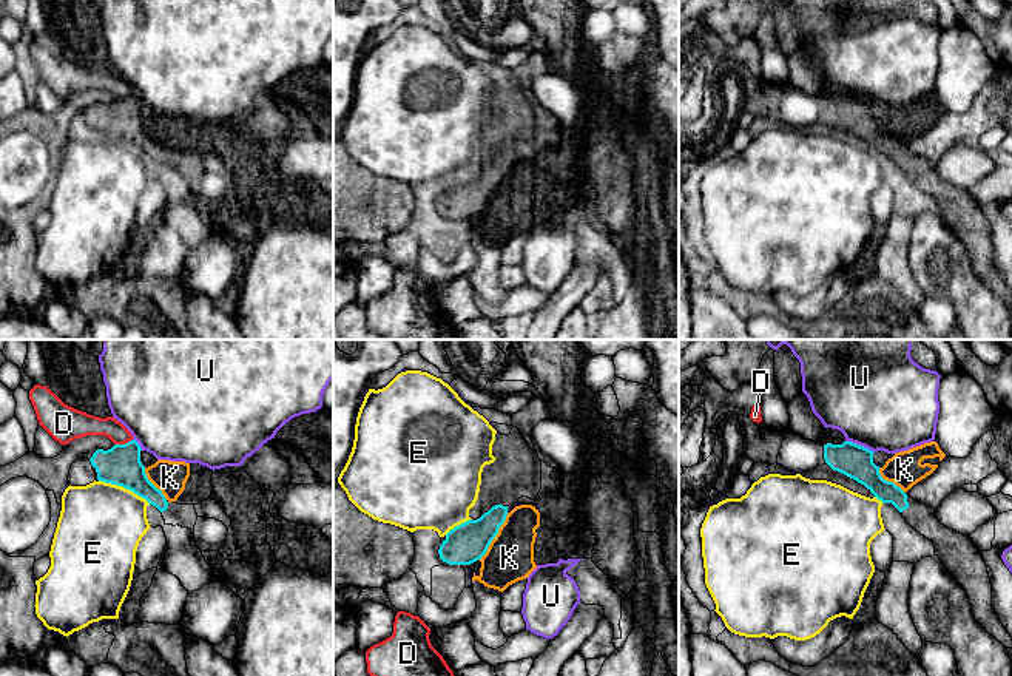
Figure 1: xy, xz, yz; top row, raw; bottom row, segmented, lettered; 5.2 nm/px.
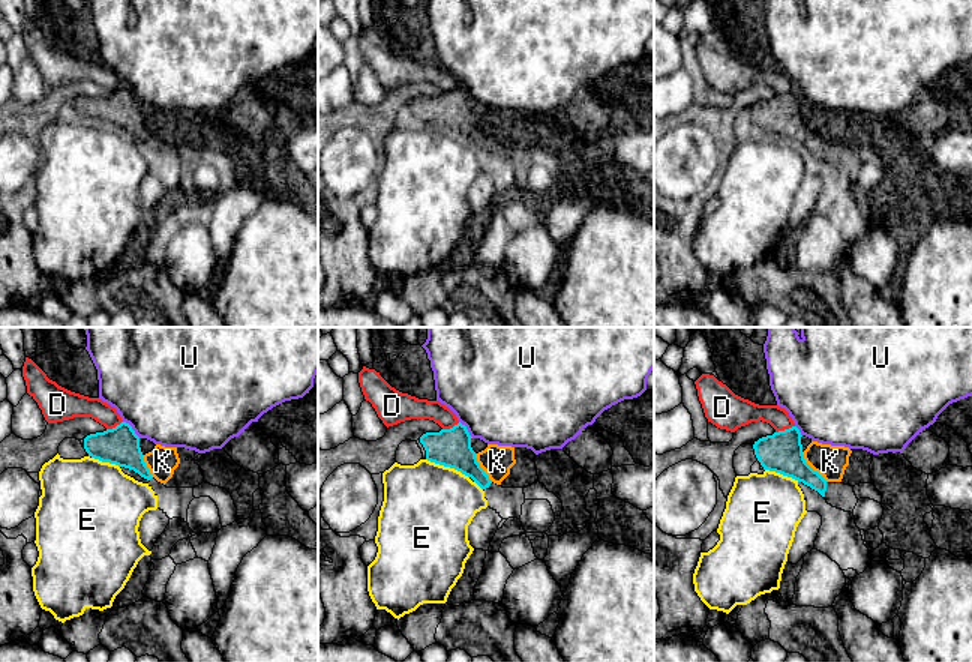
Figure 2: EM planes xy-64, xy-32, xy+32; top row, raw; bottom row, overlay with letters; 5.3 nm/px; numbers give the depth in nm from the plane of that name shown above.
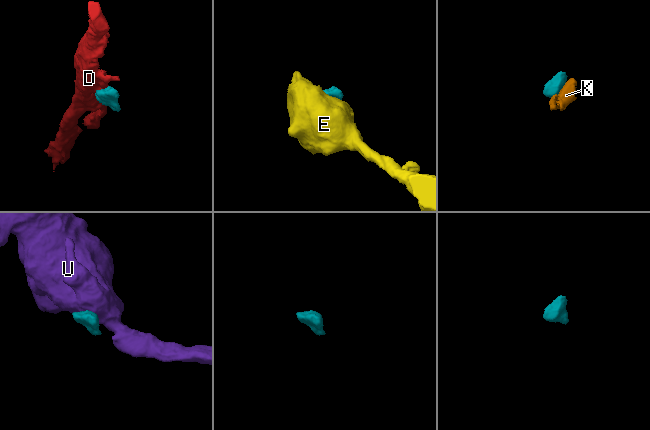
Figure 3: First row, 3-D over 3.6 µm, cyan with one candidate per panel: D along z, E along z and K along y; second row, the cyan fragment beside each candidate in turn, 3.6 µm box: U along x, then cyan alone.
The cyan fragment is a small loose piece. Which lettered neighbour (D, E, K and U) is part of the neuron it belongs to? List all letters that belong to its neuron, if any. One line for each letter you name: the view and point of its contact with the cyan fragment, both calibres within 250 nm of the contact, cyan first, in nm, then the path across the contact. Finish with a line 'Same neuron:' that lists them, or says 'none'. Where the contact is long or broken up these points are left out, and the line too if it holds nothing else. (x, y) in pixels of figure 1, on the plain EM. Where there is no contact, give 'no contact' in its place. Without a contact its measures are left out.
Same neuron: none

